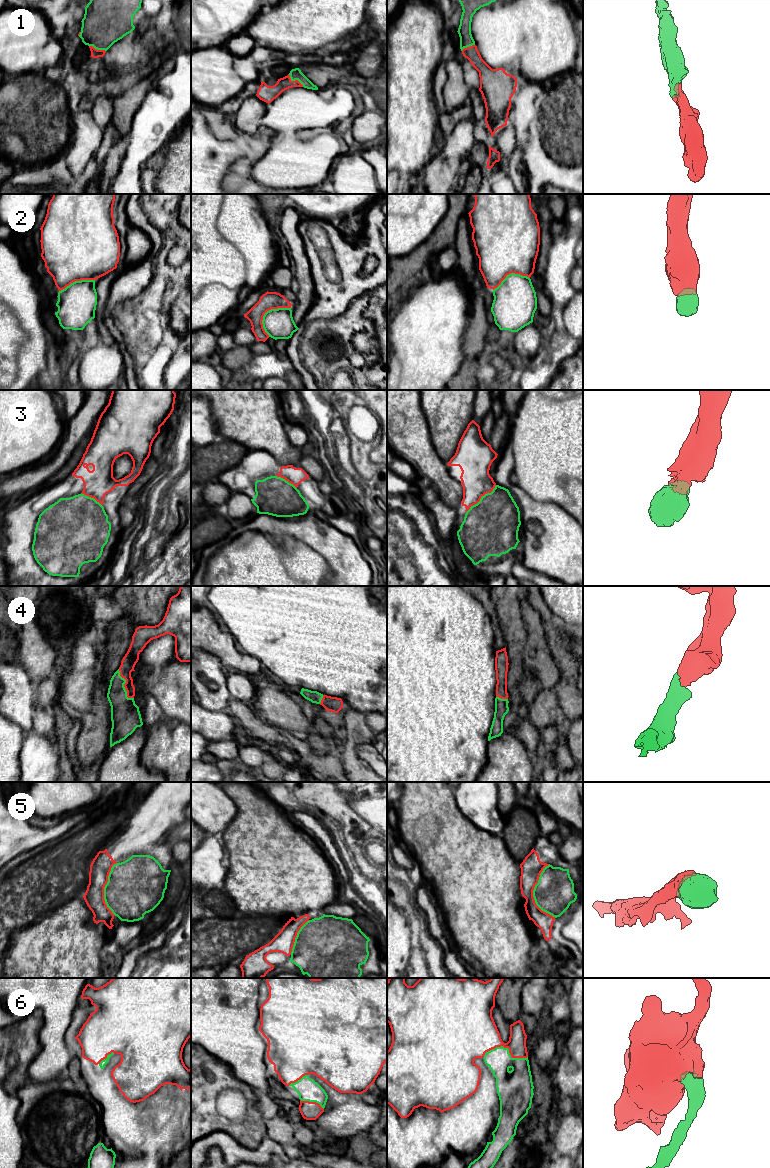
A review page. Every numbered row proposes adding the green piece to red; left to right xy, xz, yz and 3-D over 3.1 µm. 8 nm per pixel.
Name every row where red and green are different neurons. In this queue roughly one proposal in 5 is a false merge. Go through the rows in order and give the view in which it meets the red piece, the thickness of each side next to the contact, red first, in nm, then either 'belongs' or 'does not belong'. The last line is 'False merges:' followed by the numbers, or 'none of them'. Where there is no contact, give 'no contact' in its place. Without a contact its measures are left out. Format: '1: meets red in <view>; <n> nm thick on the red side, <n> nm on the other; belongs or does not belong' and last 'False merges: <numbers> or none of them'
1: meets red in xz; 130 nm thick on the red side, 100 nm on the other; belongs
2: meets red in xz; 140 nm thick on the red side, 240 nm on the other; belongs
3: meets red in yz; 240 nm thick on the red side, 440 nm on the other; belongs
4: meets red in xy; 120 nm thick on the red side, 240 nm on the other; belongs
5: meets red in yz; 170 nm thick on the red side, 320 nm on the other; belongs
6: meets red in yz; 300 nm thick on the red side, 200 nm on the other; belongs
False merges: none of them

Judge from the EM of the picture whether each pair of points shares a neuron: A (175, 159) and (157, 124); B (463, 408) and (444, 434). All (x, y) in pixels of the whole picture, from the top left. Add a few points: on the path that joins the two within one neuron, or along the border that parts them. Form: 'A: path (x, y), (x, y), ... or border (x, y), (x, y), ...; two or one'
A: border (180, 129), (164, 147); two
B: path (457, 414), (446, 425), (446, 428); one

